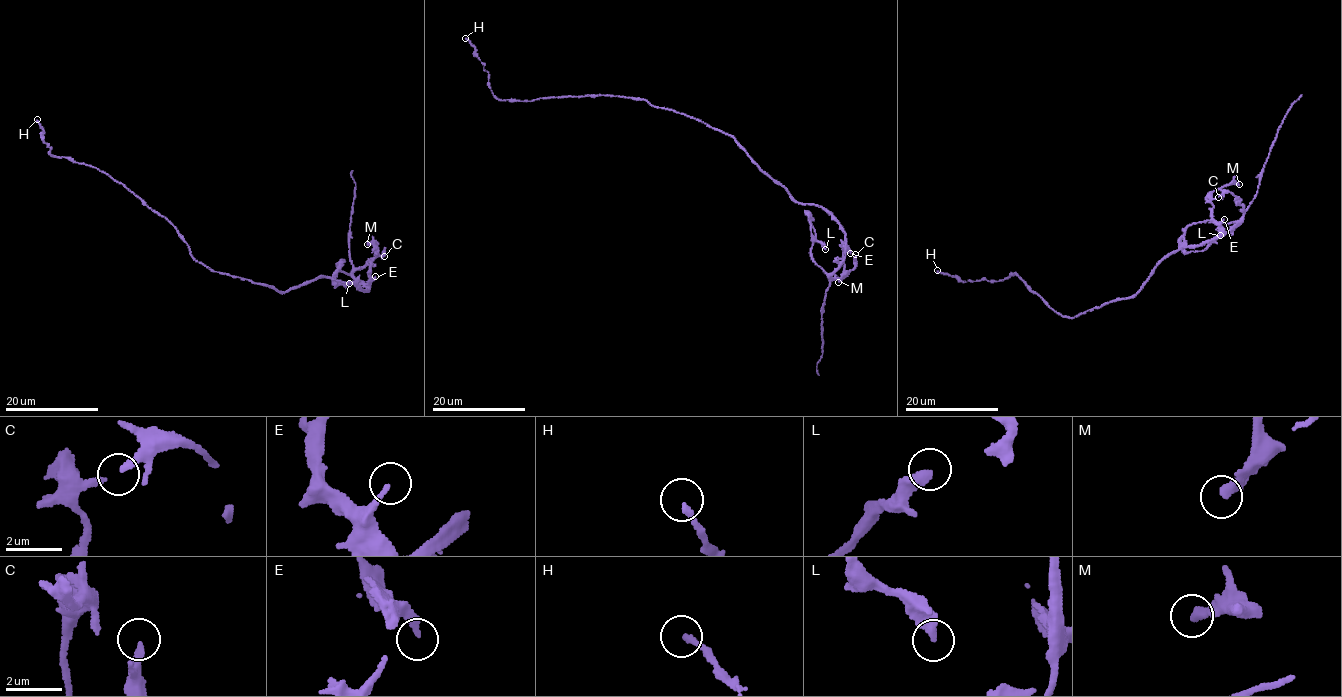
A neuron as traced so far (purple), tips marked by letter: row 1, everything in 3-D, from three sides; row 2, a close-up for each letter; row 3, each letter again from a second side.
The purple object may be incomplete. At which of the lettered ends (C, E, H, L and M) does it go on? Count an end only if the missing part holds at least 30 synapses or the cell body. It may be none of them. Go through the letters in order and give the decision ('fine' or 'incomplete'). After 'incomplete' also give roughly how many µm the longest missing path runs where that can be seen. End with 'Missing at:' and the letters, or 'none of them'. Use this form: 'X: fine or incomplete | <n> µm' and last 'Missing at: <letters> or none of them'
C: fine
E: fine
H: fine
L: fine
M: fine
Missing at: none of them

